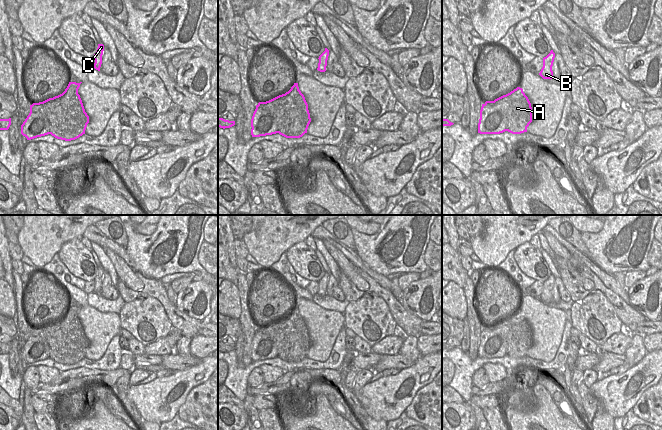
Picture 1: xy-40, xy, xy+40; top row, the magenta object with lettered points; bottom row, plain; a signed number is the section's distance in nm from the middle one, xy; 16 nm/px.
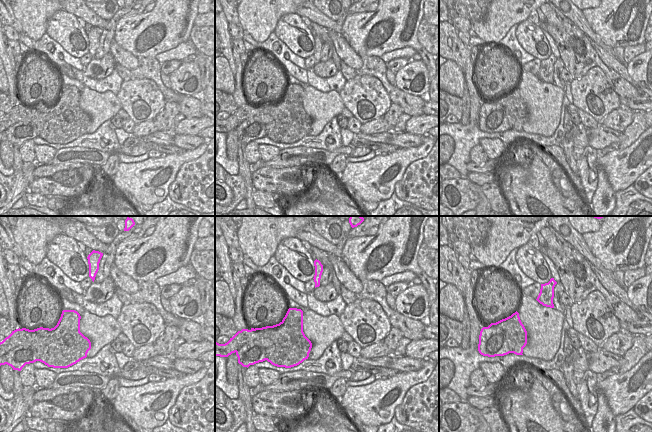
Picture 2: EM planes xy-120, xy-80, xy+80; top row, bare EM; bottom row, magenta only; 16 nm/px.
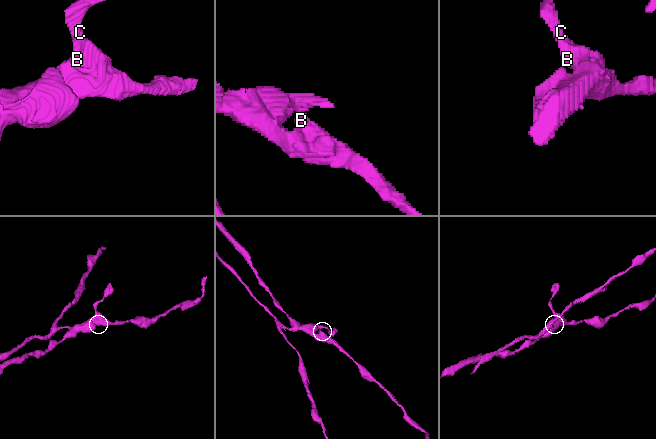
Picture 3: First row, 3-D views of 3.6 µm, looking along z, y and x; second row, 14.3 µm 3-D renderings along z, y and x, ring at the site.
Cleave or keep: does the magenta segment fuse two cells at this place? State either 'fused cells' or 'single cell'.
fused cells

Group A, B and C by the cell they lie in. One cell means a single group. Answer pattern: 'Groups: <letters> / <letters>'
Groups: A / B C.

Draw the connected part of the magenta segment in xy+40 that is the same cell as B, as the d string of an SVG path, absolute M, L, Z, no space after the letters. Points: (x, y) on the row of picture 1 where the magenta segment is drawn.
M553 50L550 51L550 53L543 58L543 67L539 73L539 75L543 79L552 79L553 78L553 71L552 66L555 58L555 53Z

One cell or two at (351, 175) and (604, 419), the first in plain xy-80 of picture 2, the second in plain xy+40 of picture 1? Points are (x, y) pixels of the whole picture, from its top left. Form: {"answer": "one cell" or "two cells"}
{"answer": "two cells"}

